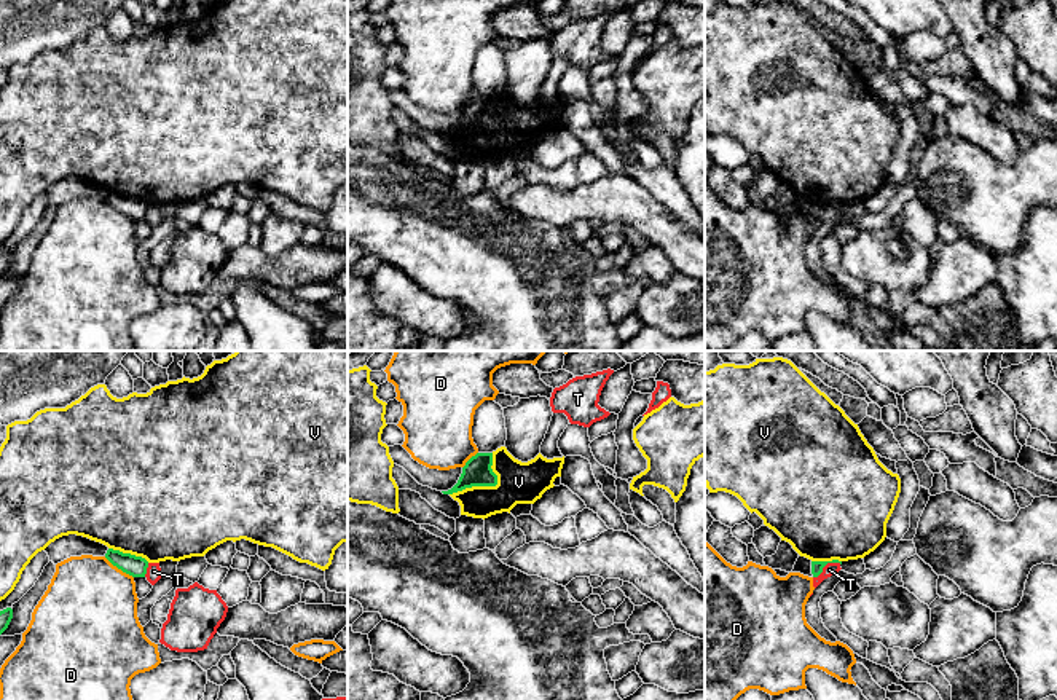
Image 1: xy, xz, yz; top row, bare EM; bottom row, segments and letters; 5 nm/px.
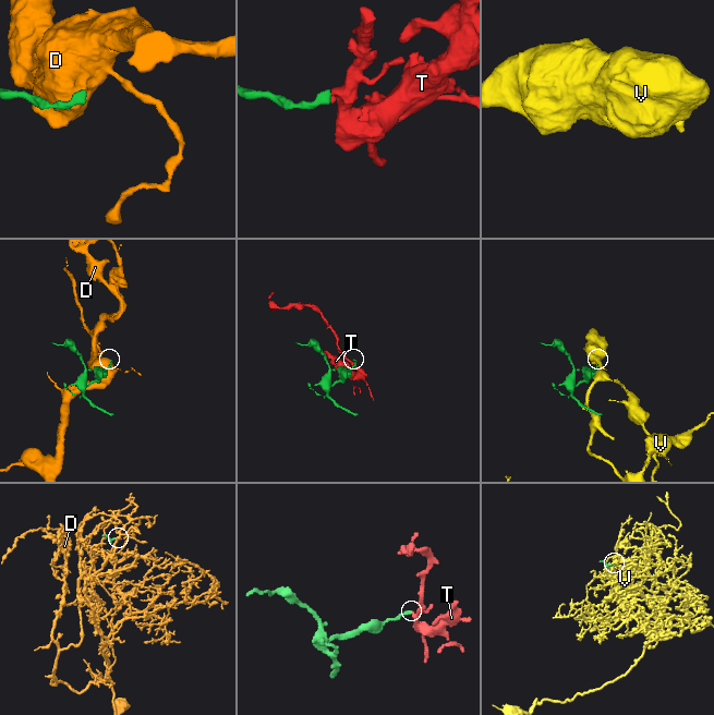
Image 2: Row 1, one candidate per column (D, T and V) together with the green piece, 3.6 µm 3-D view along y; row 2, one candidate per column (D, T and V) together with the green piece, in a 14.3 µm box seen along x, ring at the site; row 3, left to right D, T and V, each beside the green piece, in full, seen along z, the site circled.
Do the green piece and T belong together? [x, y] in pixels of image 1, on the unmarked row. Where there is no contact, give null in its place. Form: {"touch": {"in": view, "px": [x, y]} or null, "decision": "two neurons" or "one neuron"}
{"touch": {"in": "yz", "px": [826, 206]}, "decision": "two neurons"}

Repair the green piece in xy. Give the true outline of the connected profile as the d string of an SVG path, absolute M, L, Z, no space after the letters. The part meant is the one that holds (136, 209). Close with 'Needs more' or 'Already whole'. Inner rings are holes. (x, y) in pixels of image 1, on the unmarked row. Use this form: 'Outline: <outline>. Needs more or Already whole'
Outline: M108 191L105 196L105 201L121 212L123 215L132 218L132 220L145 220L148 204L142 199L136 199L131 196L123 196L120 193Z. Already whole

